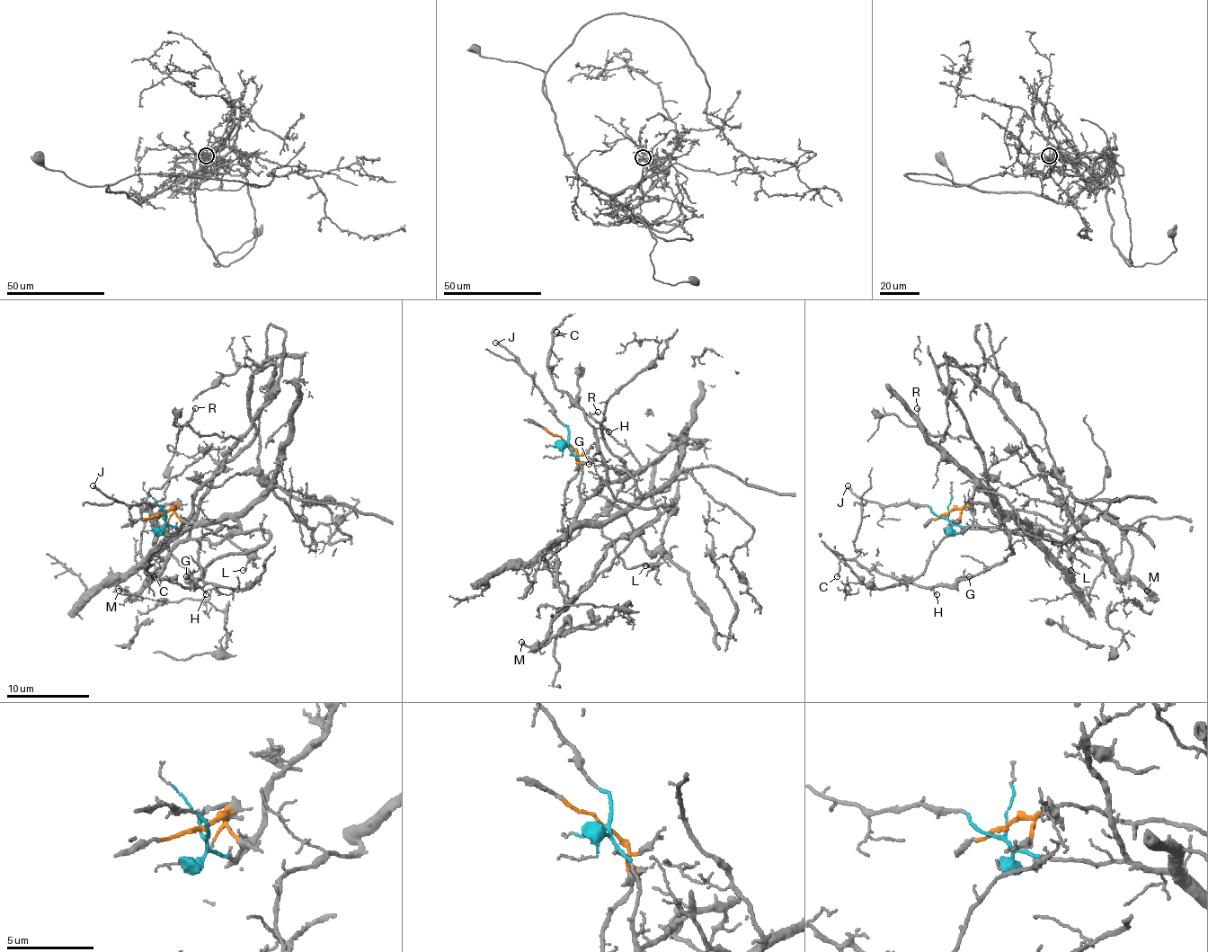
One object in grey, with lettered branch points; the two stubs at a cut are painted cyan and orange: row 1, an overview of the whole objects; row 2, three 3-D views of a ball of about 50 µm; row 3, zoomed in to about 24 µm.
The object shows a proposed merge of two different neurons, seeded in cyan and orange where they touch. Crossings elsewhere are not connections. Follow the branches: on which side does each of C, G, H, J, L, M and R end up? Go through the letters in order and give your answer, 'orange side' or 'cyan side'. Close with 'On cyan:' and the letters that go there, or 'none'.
C: orange side
G: orange side
H: orange side
J: cyan side
L: cyan side
M: orange side
R: cyan side
On cyan: J, L, R

